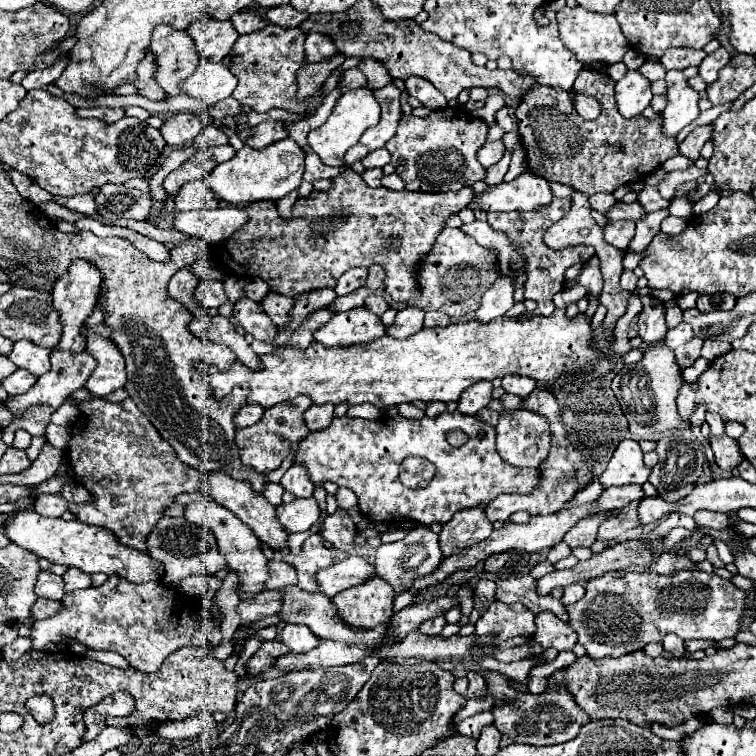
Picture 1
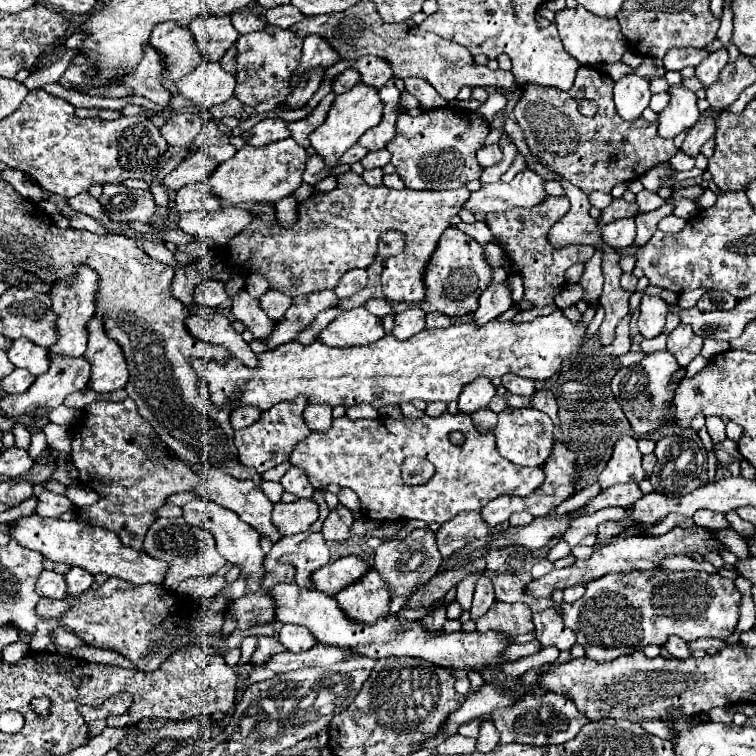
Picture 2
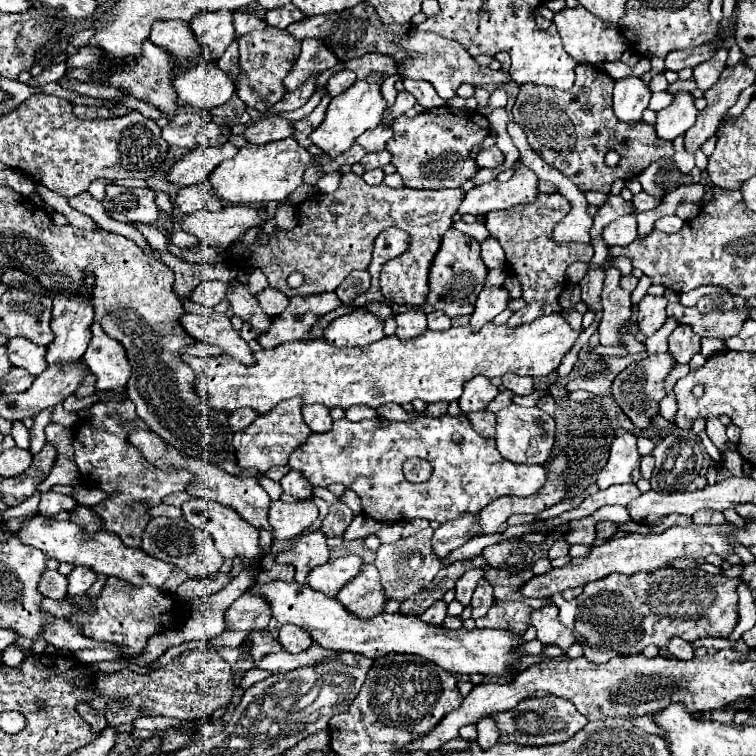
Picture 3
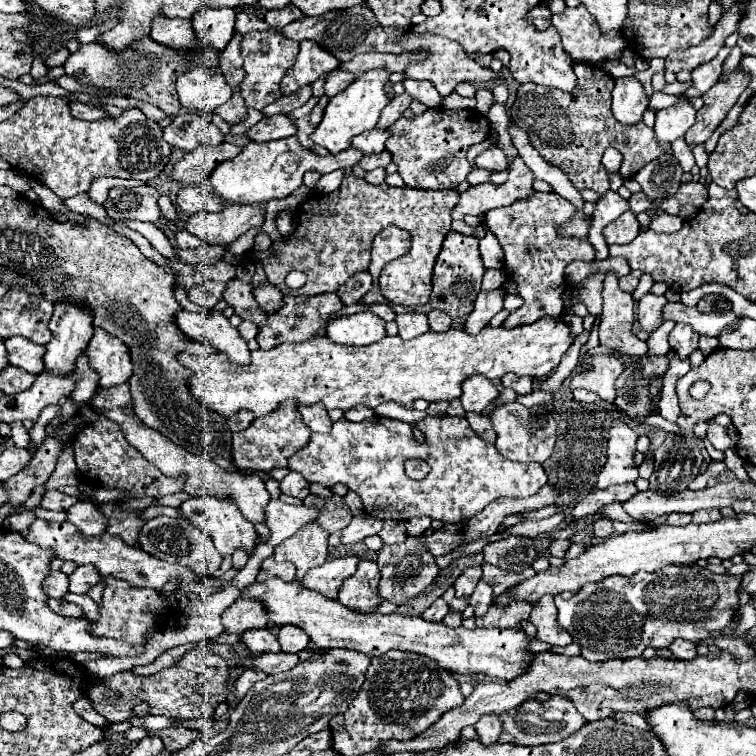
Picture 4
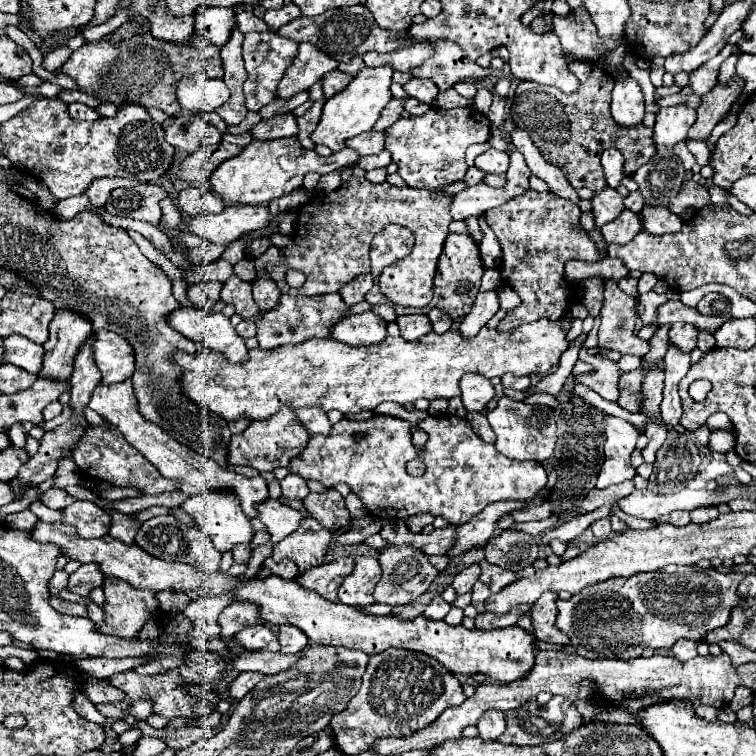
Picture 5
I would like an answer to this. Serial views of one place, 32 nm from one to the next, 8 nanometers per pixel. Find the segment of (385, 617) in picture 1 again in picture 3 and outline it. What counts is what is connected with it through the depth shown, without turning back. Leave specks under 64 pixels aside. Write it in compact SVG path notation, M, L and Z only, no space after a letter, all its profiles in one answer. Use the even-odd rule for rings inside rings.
M364 562L358 576L352 578L346 586L342 586L336 598L346 610L350 610L356 616L372 618L380 614L386 598L382 592L378 568L374 564Z

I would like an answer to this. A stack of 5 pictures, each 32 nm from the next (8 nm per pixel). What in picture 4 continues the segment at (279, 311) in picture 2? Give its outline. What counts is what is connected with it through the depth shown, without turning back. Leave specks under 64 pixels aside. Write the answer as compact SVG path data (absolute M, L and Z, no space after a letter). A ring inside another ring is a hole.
M262 282L254 288L254 298L262 312L276 312L282 306L282 292L278 288L272 288L272 284Z

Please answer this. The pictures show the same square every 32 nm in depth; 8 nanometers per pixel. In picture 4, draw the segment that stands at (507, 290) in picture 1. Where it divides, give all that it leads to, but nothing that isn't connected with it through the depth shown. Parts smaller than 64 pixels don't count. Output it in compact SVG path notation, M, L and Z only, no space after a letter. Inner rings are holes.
M488 290L478 294L474 310L468 314L464 324L464 330L470 336L476 336L492 320L492 316L502 310L502 294L502 290Z

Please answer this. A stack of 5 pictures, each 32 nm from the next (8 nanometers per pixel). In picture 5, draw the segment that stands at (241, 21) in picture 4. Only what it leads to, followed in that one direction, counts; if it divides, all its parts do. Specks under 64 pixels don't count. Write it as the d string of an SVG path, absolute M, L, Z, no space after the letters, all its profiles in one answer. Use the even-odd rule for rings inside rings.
M238 12L236 22L238 22L238 26L240 26L240 32L242 32L242 34L246 34L246 32L250 32L250 30L256 30L256 32L270 30L270 26L268 26L262 18L254 16L252 12Z

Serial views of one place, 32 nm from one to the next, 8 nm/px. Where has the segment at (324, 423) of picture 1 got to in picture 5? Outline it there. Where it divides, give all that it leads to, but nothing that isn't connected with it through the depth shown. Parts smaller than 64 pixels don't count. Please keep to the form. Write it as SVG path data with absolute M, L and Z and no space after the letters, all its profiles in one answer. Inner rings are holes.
M298 408L296 418L300 420L300 424L304 424L308 434L328 434L332 428L326 412L320 408Z

